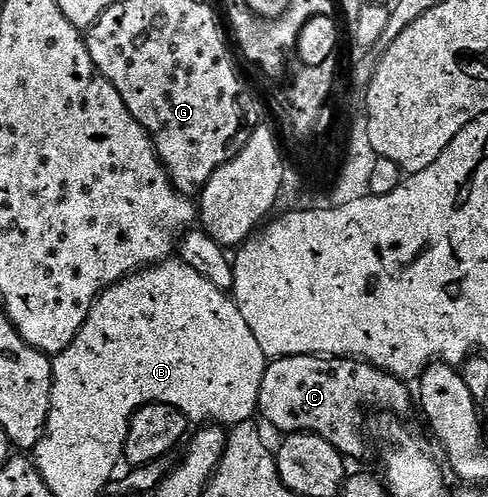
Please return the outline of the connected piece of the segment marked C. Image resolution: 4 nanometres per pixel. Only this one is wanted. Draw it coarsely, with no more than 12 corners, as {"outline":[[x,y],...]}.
{"outline":[[365,359],[266,364],[258,415],[281,433],[366,451],[362,414],[412,407]]}

